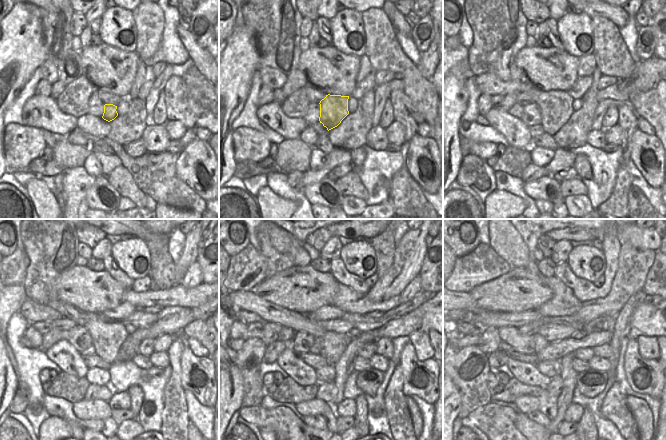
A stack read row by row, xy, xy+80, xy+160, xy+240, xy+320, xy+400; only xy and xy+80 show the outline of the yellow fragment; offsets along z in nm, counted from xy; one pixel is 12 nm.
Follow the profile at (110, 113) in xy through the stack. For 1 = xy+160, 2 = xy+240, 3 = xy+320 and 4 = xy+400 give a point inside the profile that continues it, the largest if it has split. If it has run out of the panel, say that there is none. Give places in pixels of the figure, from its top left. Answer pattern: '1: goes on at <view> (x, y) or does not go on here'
1: goes on at xy+160 (555, 106)
2: goes on at xy+240 (107, 336)
3: goes on at xy+320 (332, 344)
4: goes on at xy+400 (464, 316)

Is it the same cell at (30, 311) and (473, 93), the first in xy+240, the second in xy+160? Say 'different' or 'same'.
different

